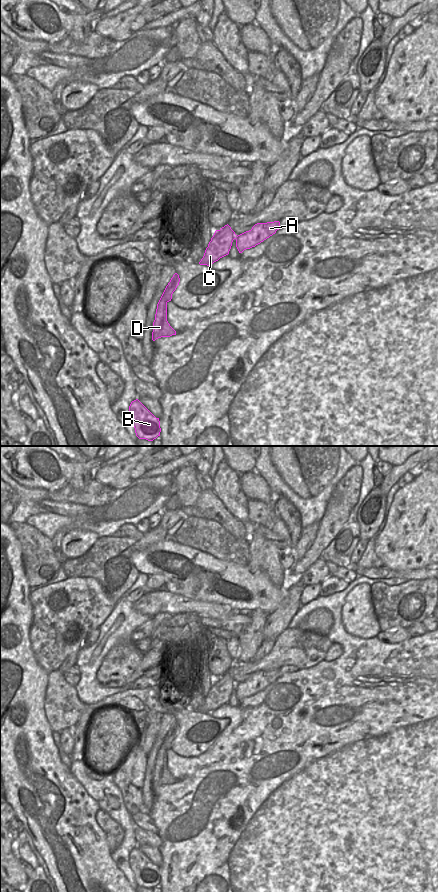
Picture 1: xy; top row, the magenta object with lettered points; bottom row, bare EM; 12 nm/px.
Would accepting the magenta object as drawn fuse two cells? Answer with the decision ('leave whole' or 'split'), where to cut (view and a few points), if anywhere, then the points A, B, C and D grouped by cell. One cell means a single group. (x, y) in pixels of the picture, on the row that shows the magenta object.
split; cut xy (237, 236), (235, 238); groups A / B C D

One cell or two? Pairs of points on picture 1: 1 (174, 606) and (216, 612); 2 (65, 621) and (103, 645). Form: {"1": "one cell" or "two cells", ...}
{"1": "one cell", "2": "two cells"}

